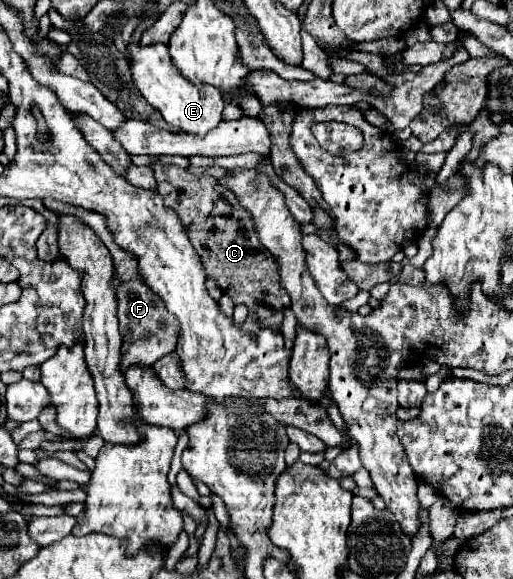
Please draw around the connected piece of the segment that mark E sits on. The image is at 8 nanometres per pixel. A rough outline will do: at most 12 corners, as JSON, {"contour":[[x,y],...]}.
{"contour":[[129,44],[131,74],[169,126],[205,138],[225,102],[171,64],[165,44]]}

